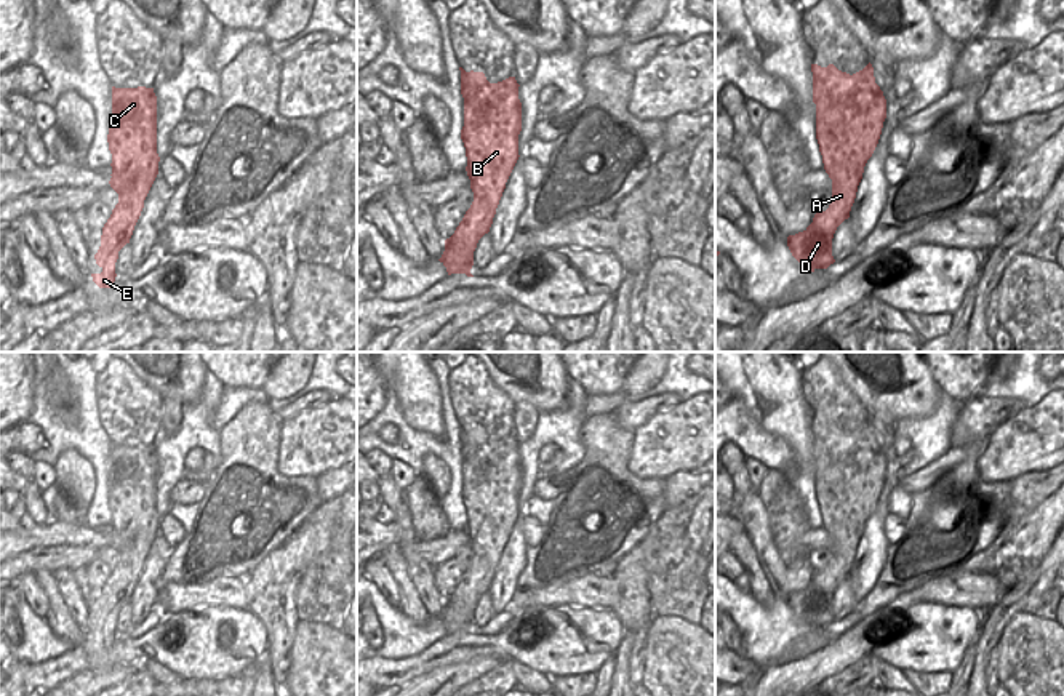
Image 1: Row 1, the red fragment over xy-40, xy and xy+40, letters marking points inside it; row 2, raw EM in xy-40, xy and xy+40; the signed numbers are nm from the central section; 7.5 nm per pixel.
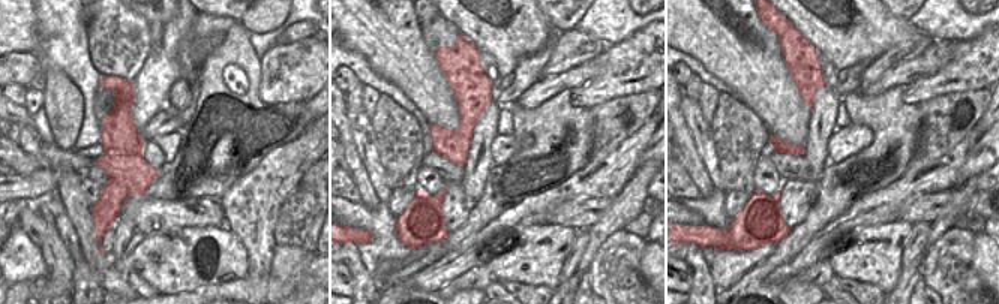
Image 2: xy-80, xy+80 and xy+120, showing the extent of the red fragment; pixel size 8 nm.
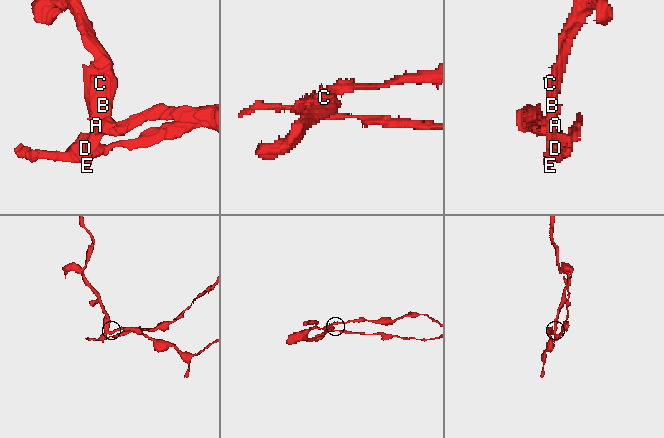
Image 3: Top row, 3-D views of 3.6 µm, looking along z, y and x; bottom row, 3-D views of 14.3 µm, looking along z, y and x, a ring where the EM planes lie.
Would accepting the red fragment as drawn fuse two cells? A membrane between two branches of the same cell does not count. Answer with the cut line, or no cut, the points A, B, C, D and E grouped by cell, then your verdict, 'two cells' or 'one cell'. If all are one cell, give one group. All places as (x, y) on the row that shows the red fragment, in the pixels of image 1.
cut xy+40 (812, 223), (832, 236); groups A B C E / D; two cells

